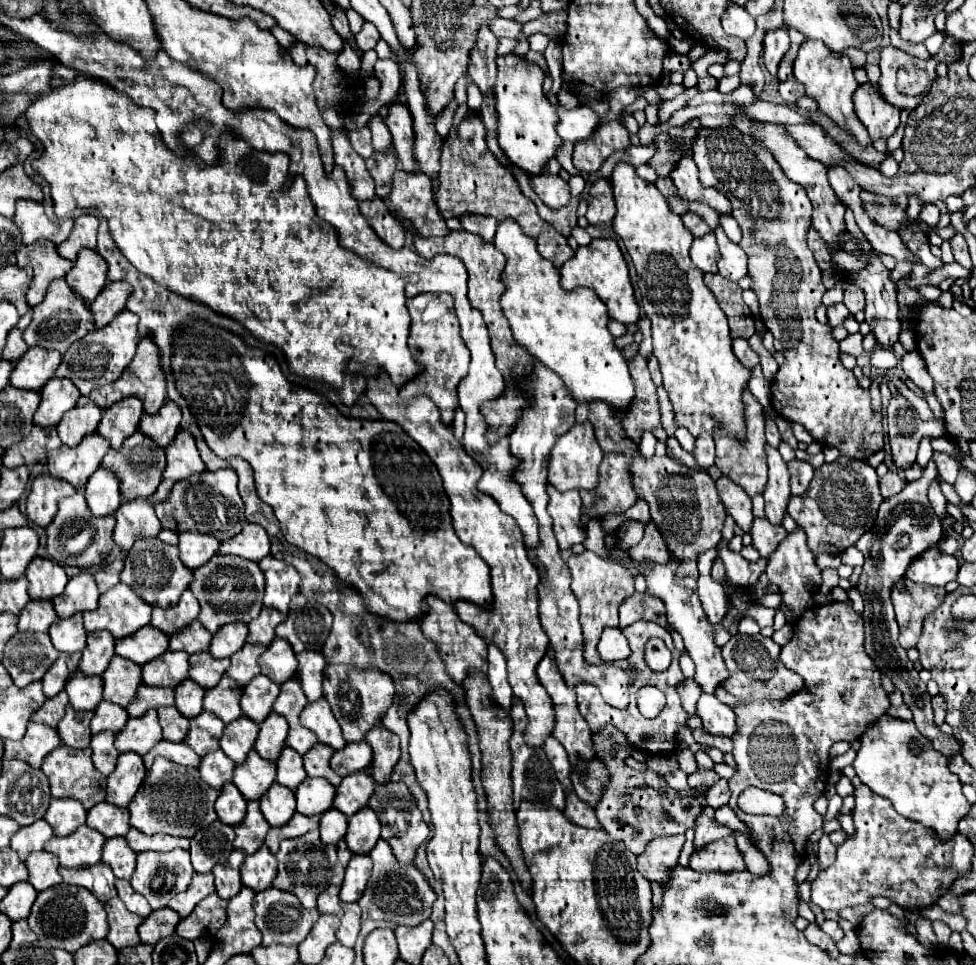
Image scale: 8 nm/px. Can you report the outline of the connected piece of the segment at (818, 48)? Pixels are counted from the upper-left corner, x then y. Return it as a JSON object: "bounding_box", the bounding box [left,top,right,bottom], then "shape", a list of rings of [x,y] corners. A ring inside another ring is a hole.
{"bounding_box":[793,40,871,146],"shape":[[[805,40],[801,44],[801,50],[795,58],[793,64],[793,76],[797,82],[801,82],[805,86],[805,94],[815,98],[819,104],[819,110],[823,110],[829,118],[833,118],[841,128],[849,130],[861,146],[869,146],[871,140],[867,136],[865,126],[861,124],[861,120],[857,120],[855,110],[853,110],[853,92],[857,90],[859,82],[853,76],[853,68],[851,68],[851,60],[845,54],[837,54],[833,50],[829,50],[823,42],[817,40]]]}

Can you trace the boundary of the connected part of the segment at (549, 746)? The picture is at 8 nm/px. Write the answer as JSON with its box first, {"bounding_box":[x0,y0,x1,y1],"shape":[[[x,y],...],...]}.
{"bounding_box":[541,736,571,790],"shape":[[[551,736],[543,742],[541,746],[545,750],[545,754],[549,756],[553,768],[555,768],[555,774],[559,778],[559,782],[563,784],[563,788],[571,790],[571,780],[569,780],[569,768],[571,768],[571,762],[569,762],[569,756],[565,754],[565,748]]]}

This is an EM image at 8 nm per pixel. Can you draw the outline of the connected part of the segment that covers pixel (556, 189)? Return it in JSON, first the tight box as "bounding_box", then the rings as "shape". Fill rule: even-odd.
{"bounding_box":[531,174,571,208],"shape":[[[537,174],[537,178],[531,178],[531,186],[537,192],[537,196],[549,206],[549,208],[563,208],[567,206],[571,192],[569,184],[561,176],[551,176],[551,174]]]}

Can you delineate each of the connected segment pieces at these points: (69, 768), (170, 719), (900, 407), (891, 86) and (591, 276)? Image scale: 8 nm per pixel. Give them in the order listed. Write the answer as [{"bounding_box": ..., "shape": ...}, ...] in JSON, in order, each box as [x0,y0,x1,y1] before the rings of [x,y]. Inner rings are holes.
[{"bounding_box":[41,746,105,810],"shape":[[[59,746],[57,750],[53,750],[51,754],[45,756],[43,766],[41,766],[43,774],[49,778],[49,786],[51,786],[51,796],[53,798],[75,798],[83,804],[85,810],[89,810],[91,806],[99,804],[105,800],[105,778],[103,774],[93,766],[91,762],[91,750],[77,750],[77,748],[69,748],[69,746]]]},{"bounding_box":[159,708,189,742],"shape":[[[159,708],[159,724],[163,728],[163,740],[183,742],[189,732],[189,720],[175,708]]]},{"bounding_box":[887,392,945,468],"shape":[[[899,392],[891,396],[887,406],[889,444],[897,468],[909,468],[915,462],[917,446],[923,436],[945,434],[941,422],[923,422],[913,404]]]},{"bounding_box":[879,46,937,110],"shape":[[[885,46],[881,50],[881,62],[879,62],[879,68],[881,68],[881,78],[879,78],[879,88],[881,88],[881,94],[885,94],[885,100],[891,102],[893,106],[897,108],[909,108],[913,110],[915,106],[921,104],[923,96],[929,92],[929,86],[931,86],[931,80],[935,80],[935,66],[937,66],[937,60],[935,58],[929,58],[929,60],[921,60],[921,58],[915,58],[915,56],[909,56],[907,52],[895,48],[895,46]]]},{"bounding_box":[559,238,641,324],"shape":[[[595,238],[595,240],[591,240],[591,244],[579,246],[575,256],[571,260],[567,260],[559,268],[559,272],[561,272],[561,286],[565,290],[573,290],[575,286],[587,286],[587,288],[595,290],[597,296],[609,308],[609,318],[613,318],[621,324],[629,324],[629,322],[639,320],[641,310],[639,310],[635,296],[633,296],[633,286],[629,280],[627,264],[625,264],[625,258],[613,238]]]}]

